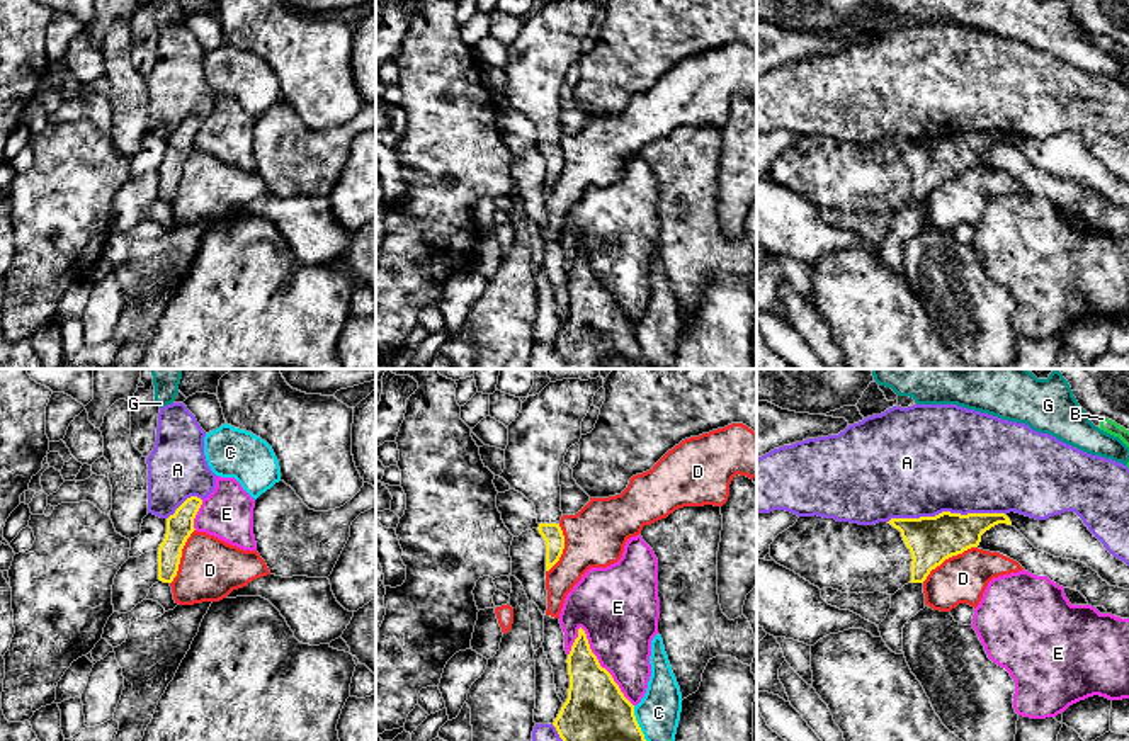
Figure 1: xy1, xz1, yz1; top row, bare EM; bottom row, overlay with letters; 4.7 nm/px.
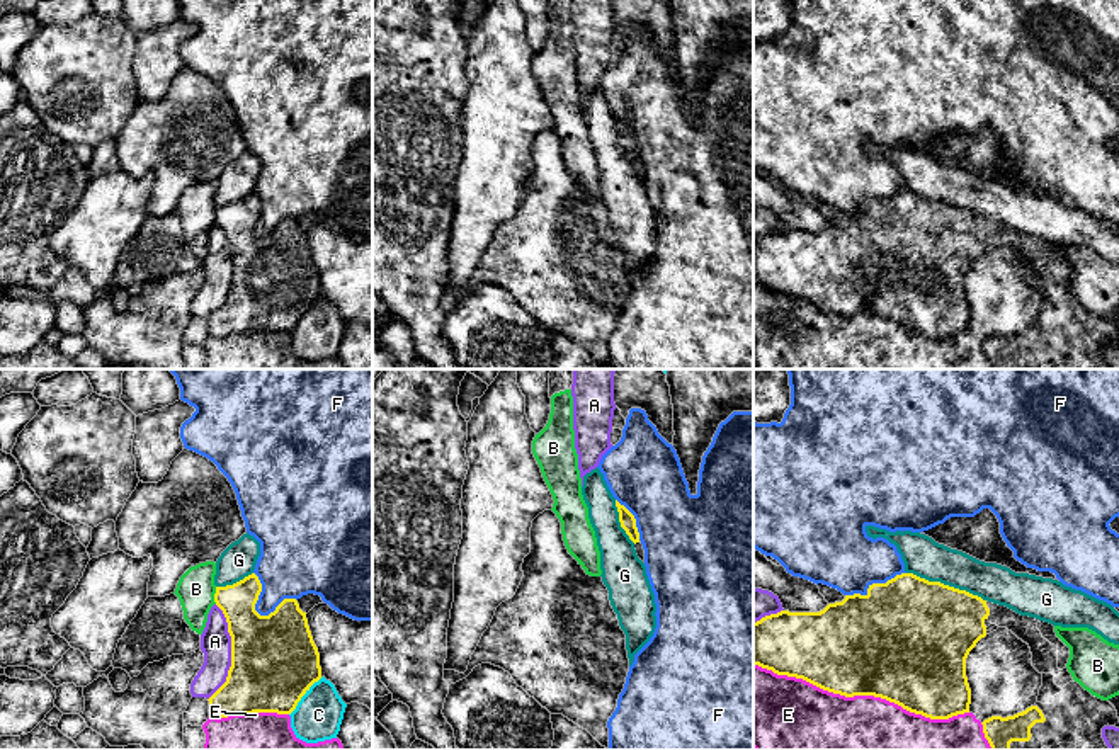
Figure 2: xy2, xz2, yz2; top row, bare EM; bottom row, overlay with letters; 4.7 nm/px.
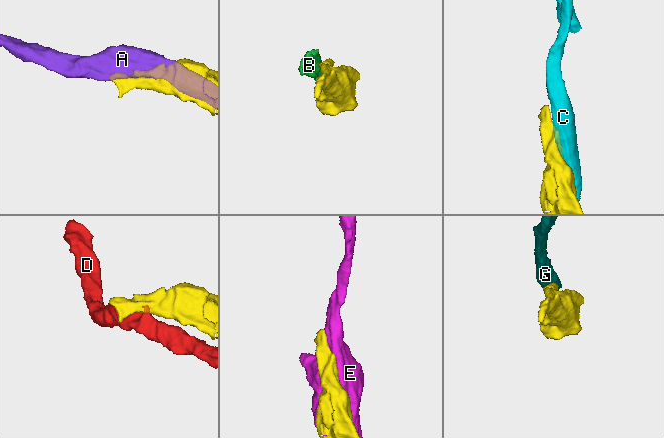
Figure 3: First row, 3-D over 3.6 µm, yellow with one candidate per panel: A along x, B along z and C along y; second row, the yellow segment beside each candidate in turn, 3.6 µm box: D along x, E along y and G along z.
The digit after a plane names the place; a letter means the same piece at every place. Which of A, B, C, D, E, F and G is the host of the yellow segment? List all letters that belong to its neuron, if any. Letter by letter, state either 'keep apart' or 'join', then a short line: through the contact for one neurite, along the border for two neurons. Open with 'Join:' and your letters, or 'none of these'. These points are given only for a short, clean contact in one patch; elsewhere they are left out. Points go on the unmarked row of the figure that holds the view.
Join: none of these
A: keep apart
B: keep apart | xy2 (216, 206), (215, 221)
C: keep apart
D: keep apart
E: keep apart
F: keep apart
G: keep apart

